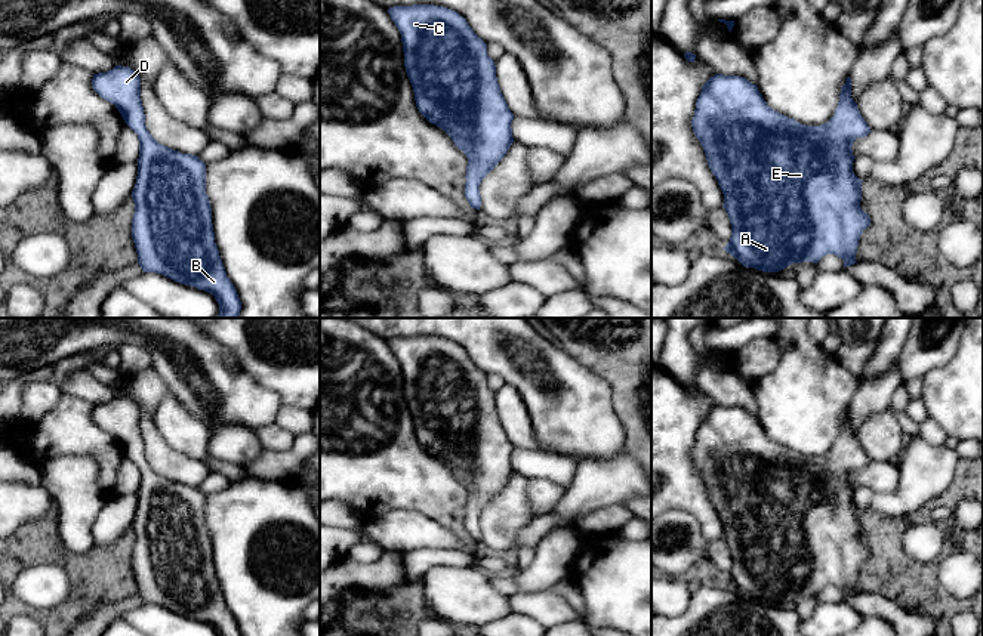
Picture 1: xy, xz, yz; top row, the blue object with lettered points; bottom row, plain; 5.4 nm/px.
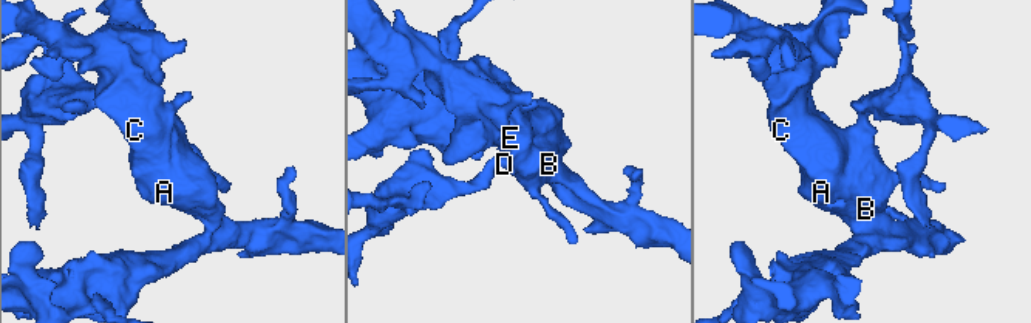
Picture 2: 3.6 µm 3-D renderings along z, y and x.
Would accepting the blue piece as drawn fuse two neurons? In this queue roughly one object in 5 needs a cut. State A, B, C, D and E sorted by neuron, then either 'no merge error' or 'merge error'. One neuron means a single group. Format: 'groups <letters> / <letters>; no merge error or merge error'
groups A B C D E; no merge error

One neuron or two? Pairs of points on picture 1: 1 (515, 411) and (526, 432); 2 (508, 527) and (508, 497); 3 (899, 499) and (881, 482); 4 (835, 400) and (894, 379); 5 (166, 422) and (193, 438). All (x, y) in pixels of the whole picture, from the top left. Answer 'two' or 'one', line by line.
1: one
2: one
3: two
4: two
5: one

